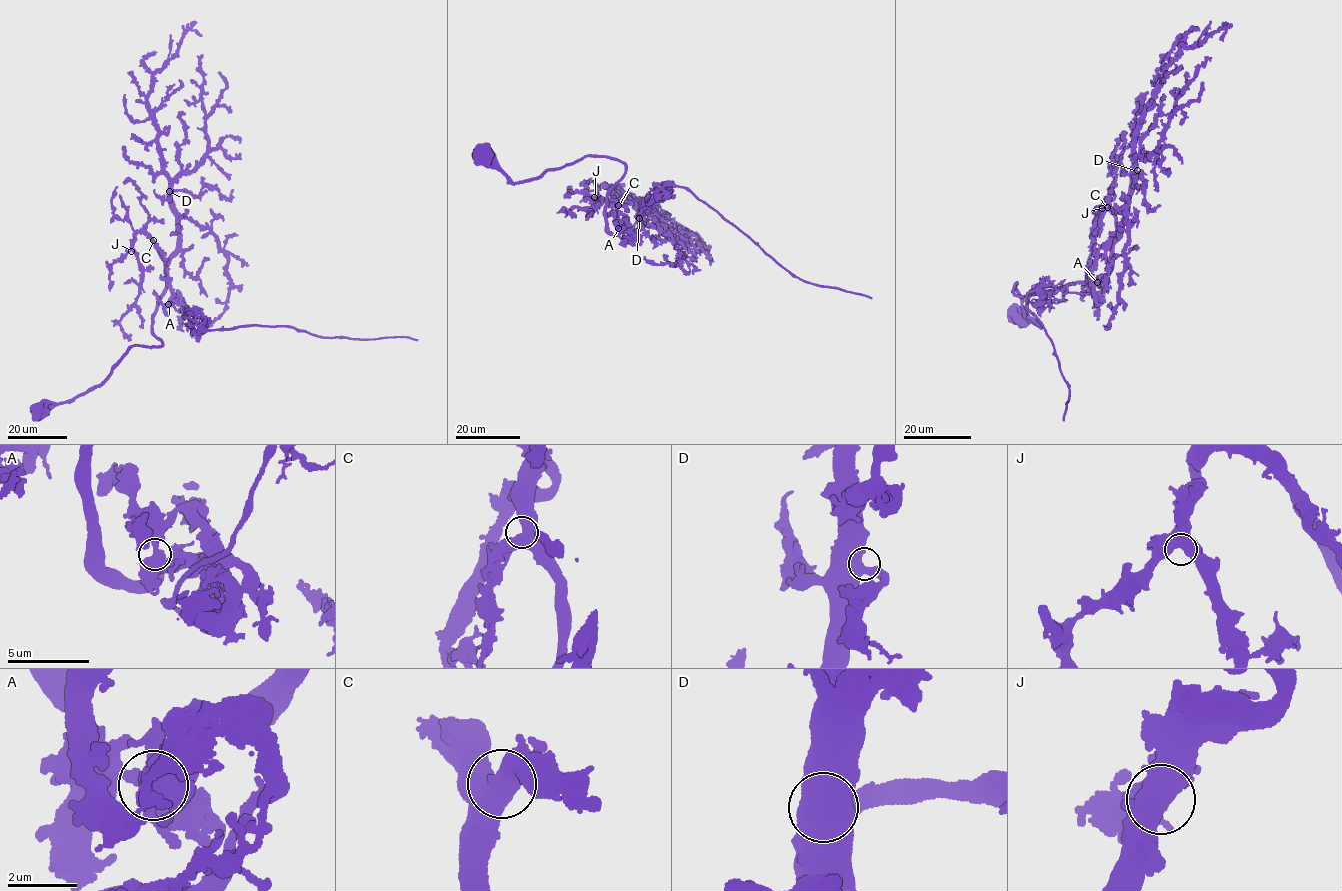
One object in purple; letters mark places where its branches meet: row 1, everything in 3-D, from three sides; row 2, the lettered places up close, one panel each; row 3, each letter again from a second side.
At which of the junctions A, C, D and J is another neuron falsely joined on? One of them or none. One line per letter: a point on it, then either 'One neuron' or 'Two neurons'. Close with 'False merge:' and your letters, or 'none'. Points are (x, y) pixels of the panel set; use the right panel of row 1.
A: Place: (1097, 282). Two neurons
C: Place: (1107, 207). One neuron
D: Place: (1137, 170). One neuron
J: Place: (1102, 208). One neuron
False merge: A

